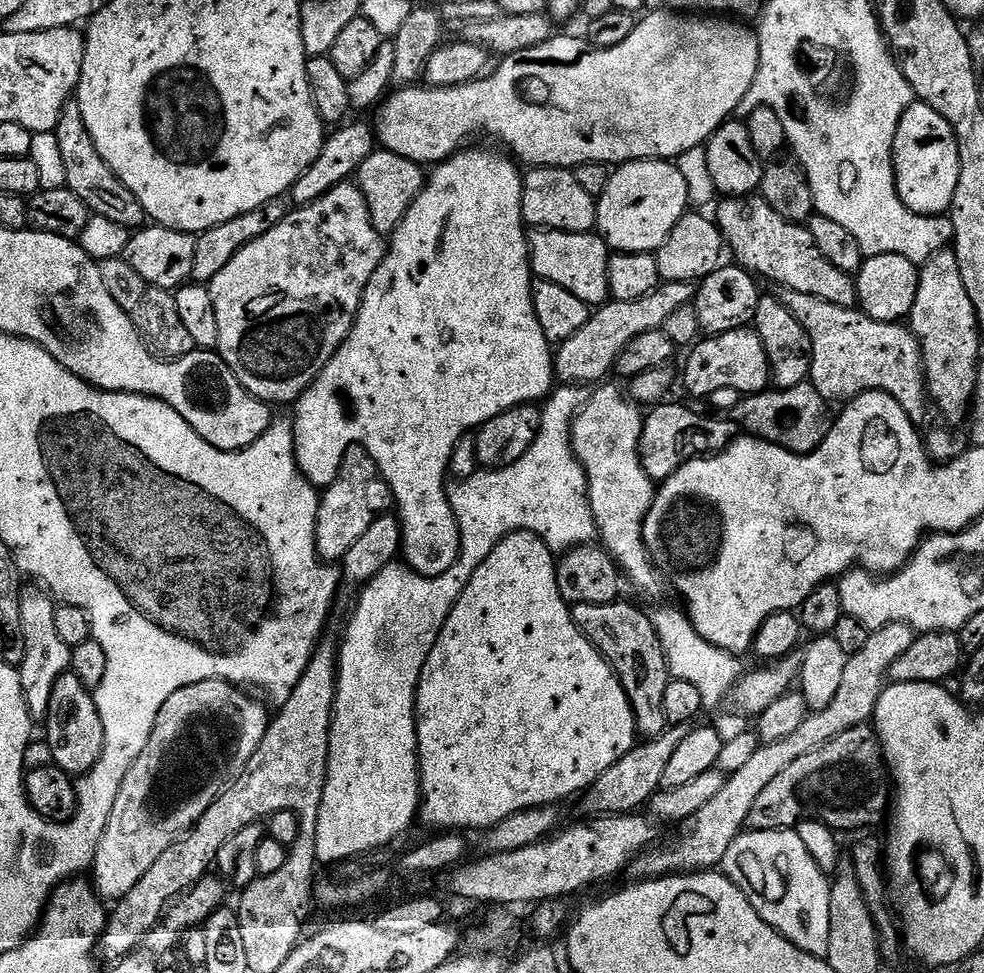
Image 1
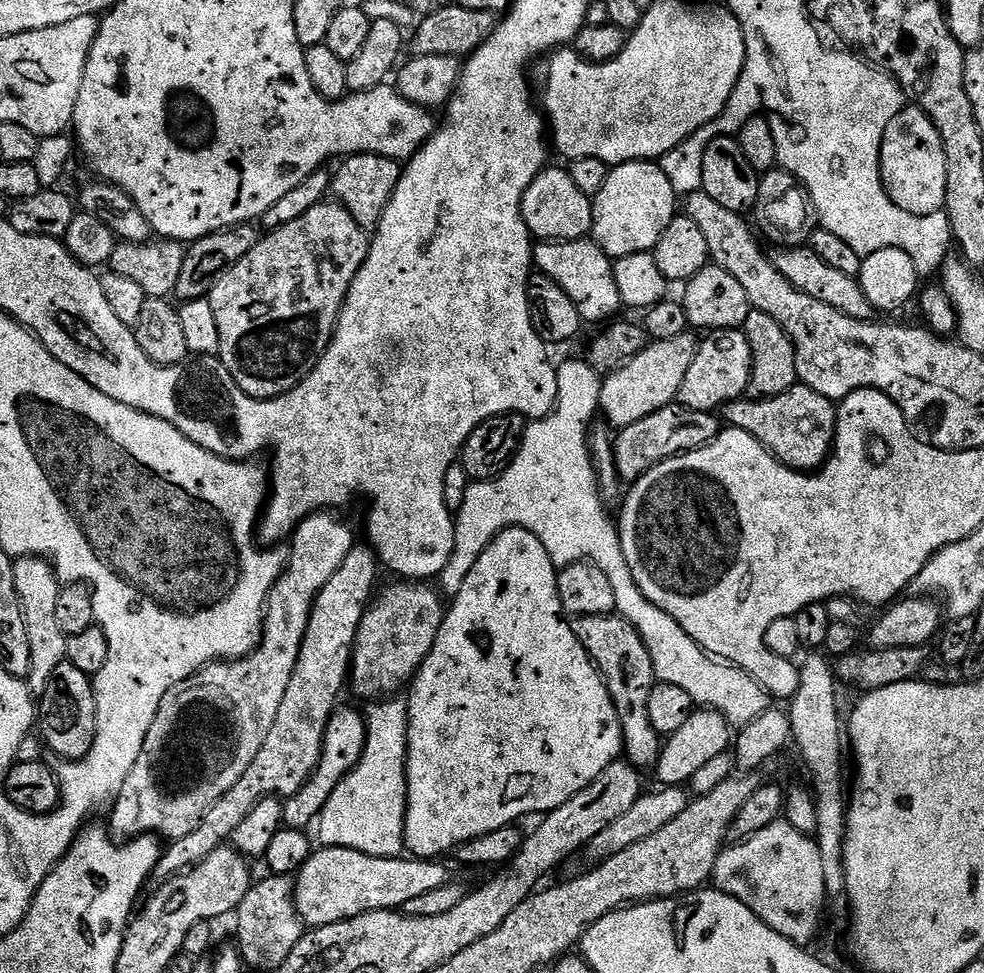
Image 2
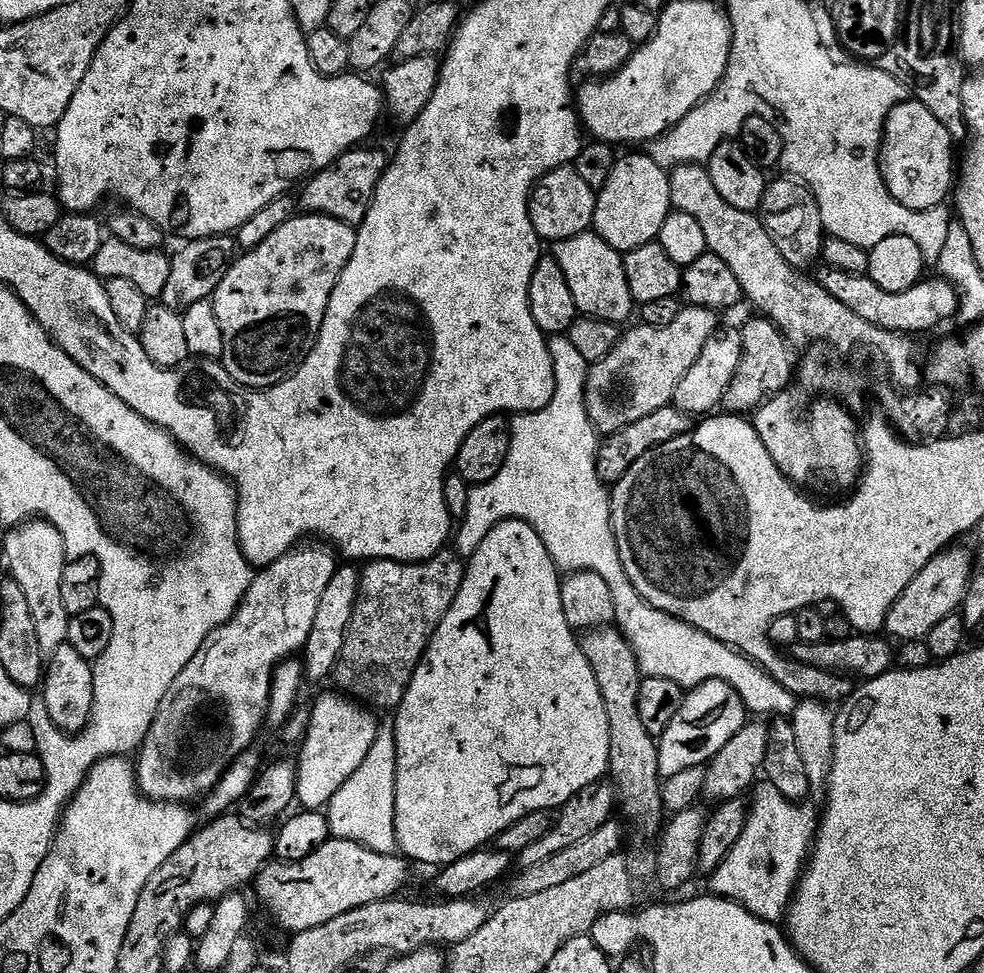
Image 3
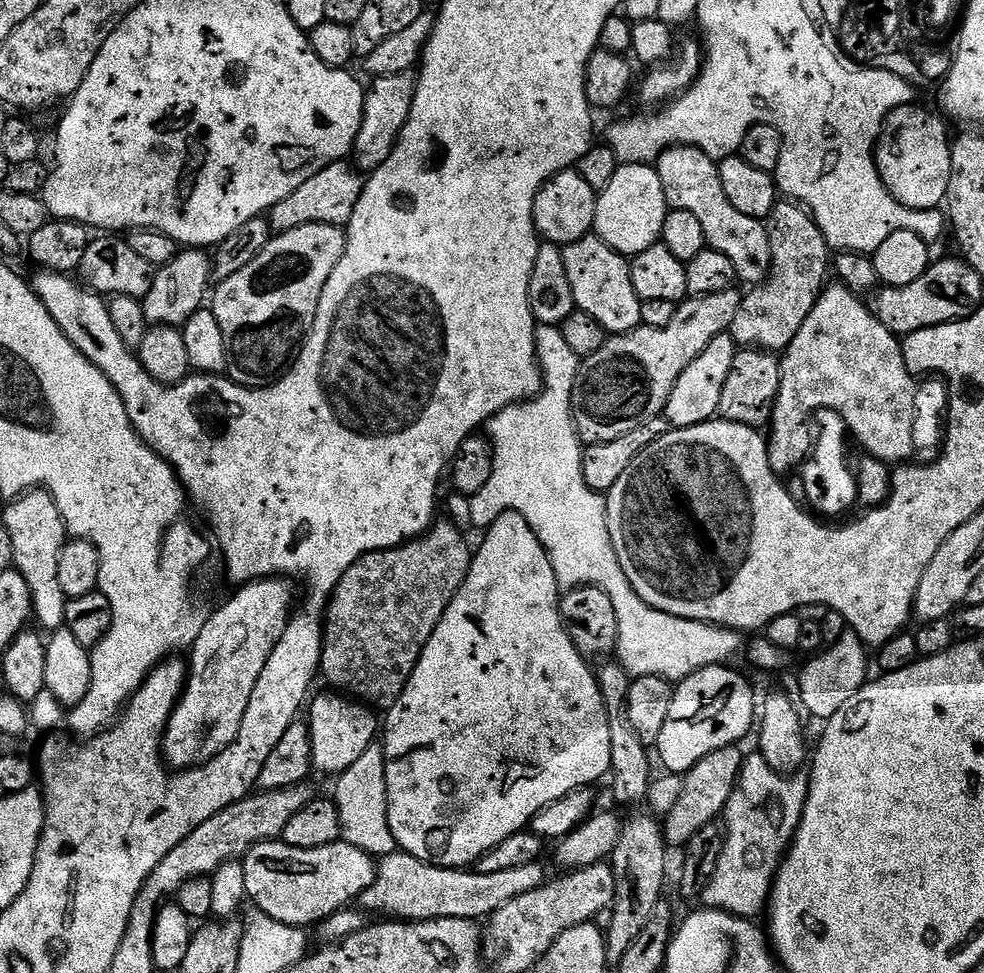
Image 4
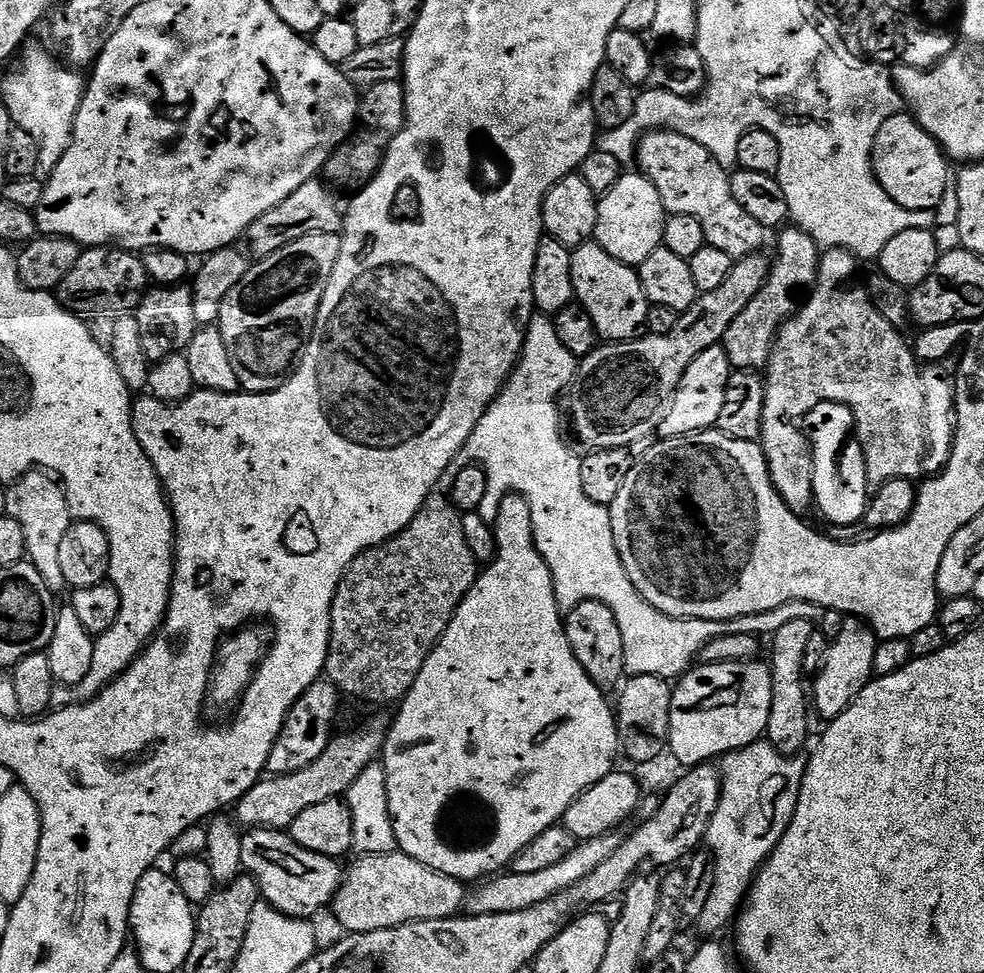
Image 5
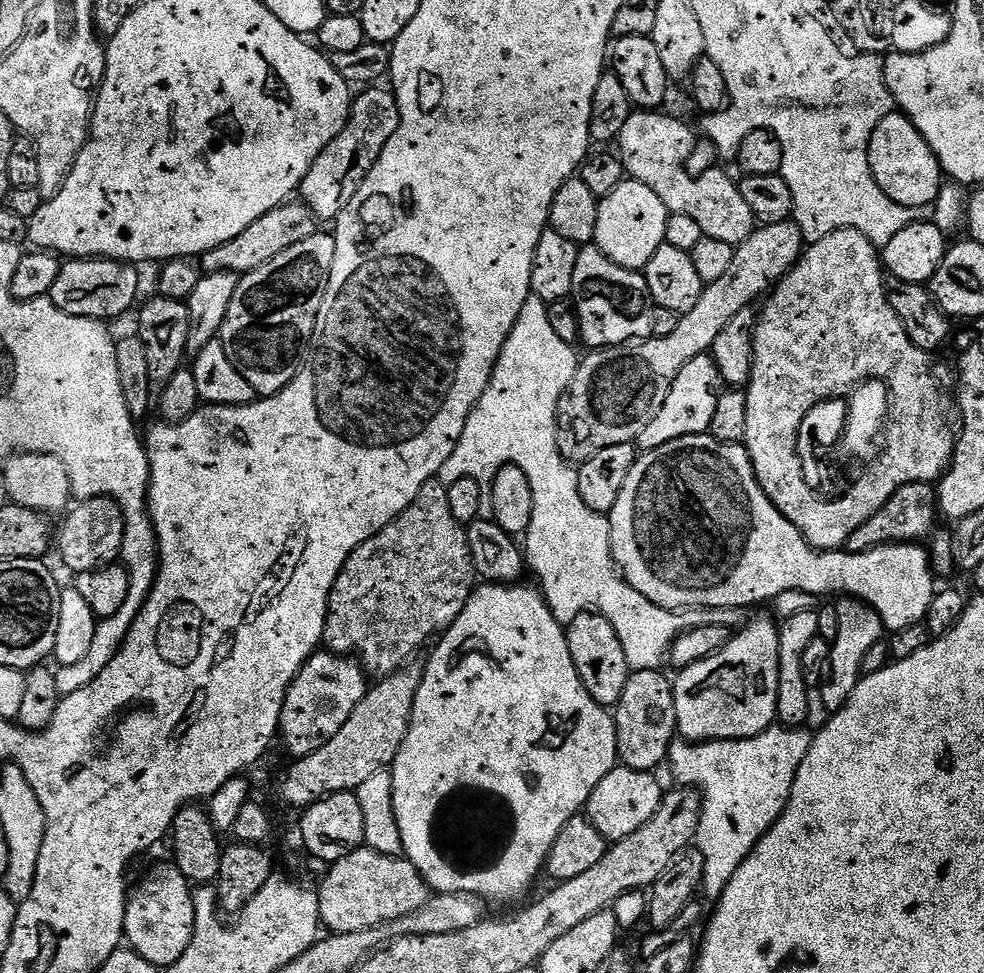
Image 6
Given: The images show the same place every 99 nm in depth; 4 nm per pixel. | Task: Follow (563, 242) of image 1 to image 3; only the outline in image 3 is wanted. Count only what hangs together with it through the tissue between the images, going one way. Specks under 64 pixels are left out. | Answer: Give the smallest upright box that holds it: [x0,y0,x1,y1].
[554,231,634,325]

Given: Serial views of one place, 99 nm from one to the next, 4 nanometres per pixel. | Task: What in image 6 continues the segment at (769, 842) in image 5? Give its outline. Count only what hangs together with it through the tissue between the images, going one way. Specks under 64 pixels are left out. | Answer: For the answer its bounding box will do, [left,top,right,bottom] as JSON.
[667,726,813,902]

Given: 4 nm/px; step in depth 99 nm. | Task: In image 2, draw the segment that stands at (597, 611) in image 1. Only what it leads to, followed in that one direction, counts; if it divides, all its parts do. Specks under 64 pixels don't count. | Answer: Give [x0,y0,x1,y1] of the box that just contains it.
[571,614,662,769]

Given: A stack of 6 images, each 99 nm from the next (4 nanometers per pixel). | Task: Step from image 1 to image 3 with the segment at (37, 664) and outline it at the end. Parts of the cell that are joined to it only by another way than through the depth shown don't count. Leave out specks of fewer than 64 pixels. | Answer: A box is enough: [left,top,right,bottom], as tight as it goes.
[4,522,68,654]

